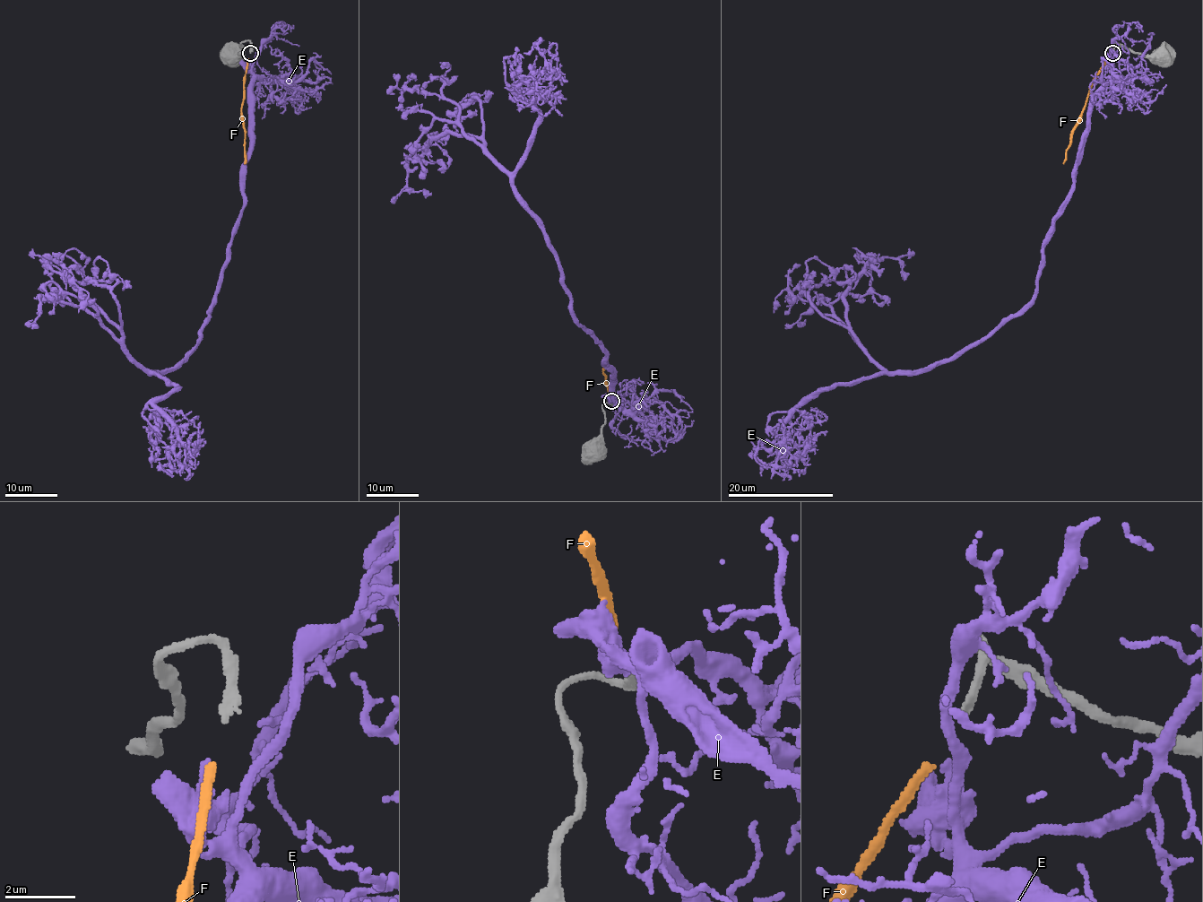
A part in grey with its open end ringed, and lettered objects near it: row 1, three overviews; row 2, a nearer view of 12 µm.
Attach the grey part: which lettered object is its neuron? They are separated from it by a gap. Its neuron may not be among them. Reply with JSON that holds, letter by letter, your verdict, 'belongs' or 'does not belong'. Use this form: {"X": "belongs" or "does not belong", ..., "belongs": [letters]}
{"E": "does not belong", "F": "belongs", "belongs": ["F"]}

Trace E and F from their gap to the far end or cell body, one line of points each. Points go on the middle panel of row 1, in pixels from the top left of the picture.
E: (610, 400), (606, 355), (514, 185), (539, 114), (516, 90), (547, 67), (536, 45), (523, 53)
F: (610, 397), (603, 375), (607, 352)

